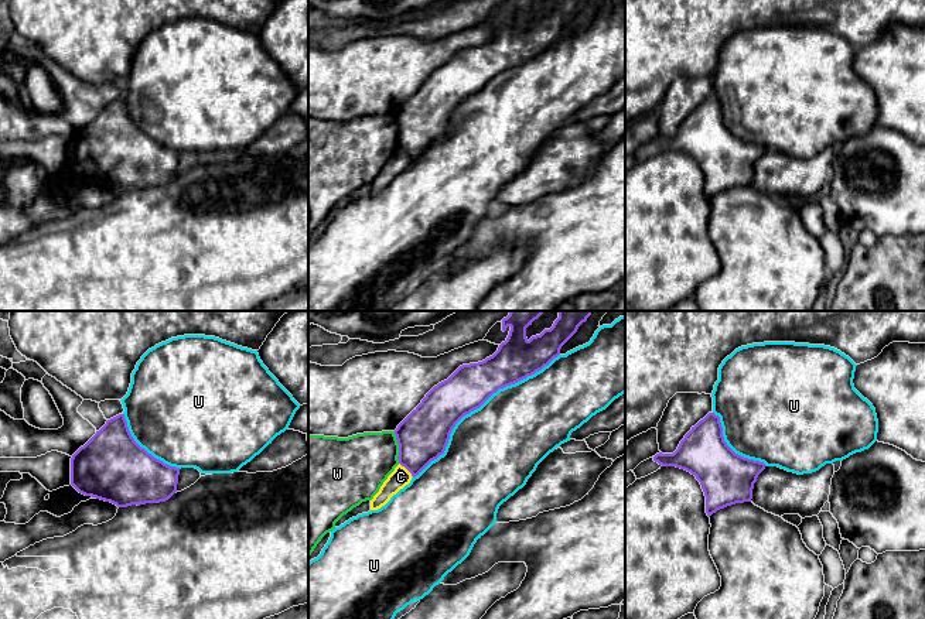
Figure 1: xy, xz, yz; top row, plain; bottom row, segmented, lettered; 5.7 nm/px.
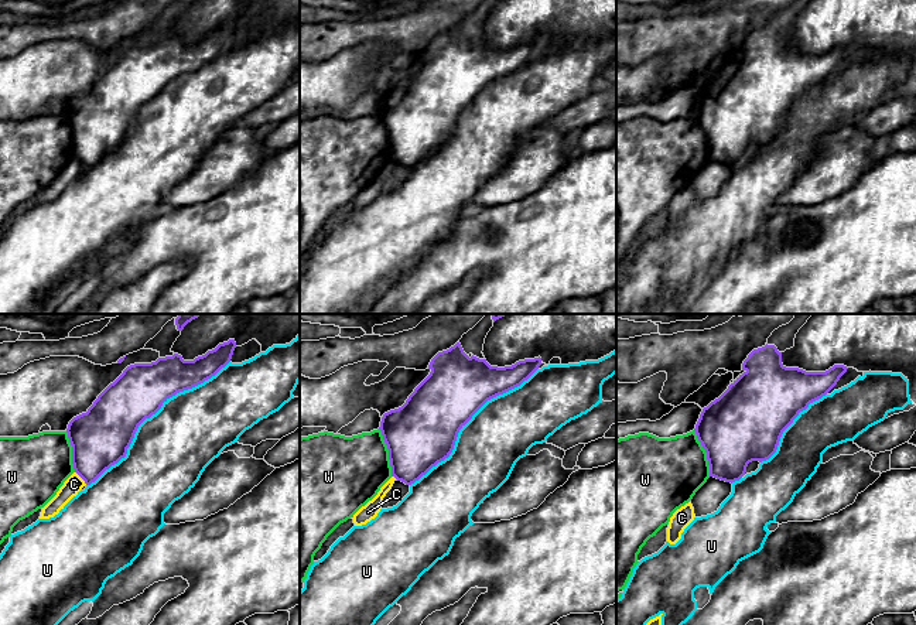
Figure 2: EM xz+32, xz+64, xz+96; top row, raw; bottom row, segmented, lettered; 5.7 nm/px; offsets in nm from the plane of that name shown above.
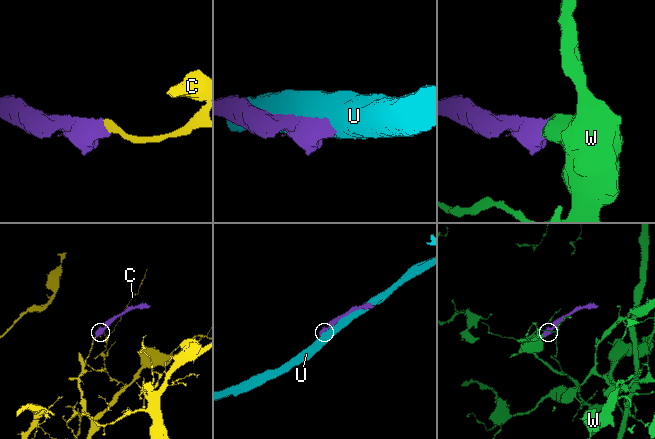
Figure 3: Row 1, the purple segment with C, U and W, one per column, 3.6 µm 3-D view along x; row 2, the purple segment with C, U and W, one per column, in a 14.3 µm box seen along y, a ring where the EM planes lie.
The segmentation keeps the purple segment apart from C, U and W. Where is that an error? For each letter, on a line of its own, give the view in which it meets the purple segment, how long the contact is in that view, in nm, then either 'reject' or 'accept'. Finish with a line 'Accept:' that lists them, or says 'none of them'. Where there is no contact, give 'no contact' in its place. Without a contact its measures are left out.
C: meets purple in xz; contact 120 nm long; reject
U: meets purple in xz; contact 1100 nm long; reject
W: meets purple in xz; contact 190 nm long; reject
Accept: none of them

